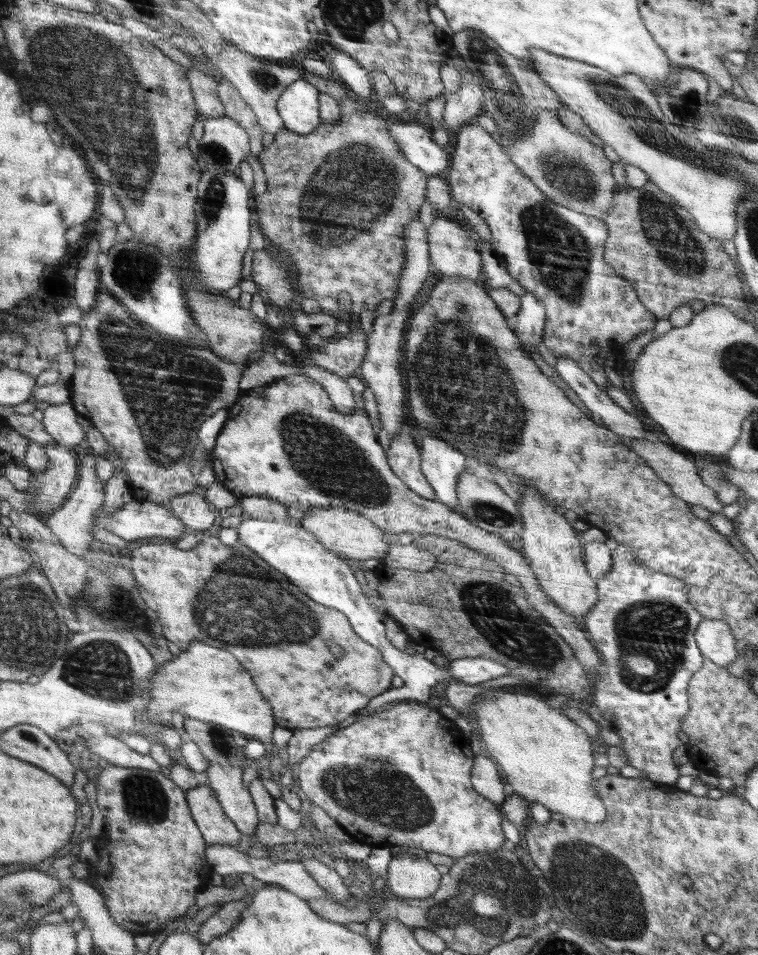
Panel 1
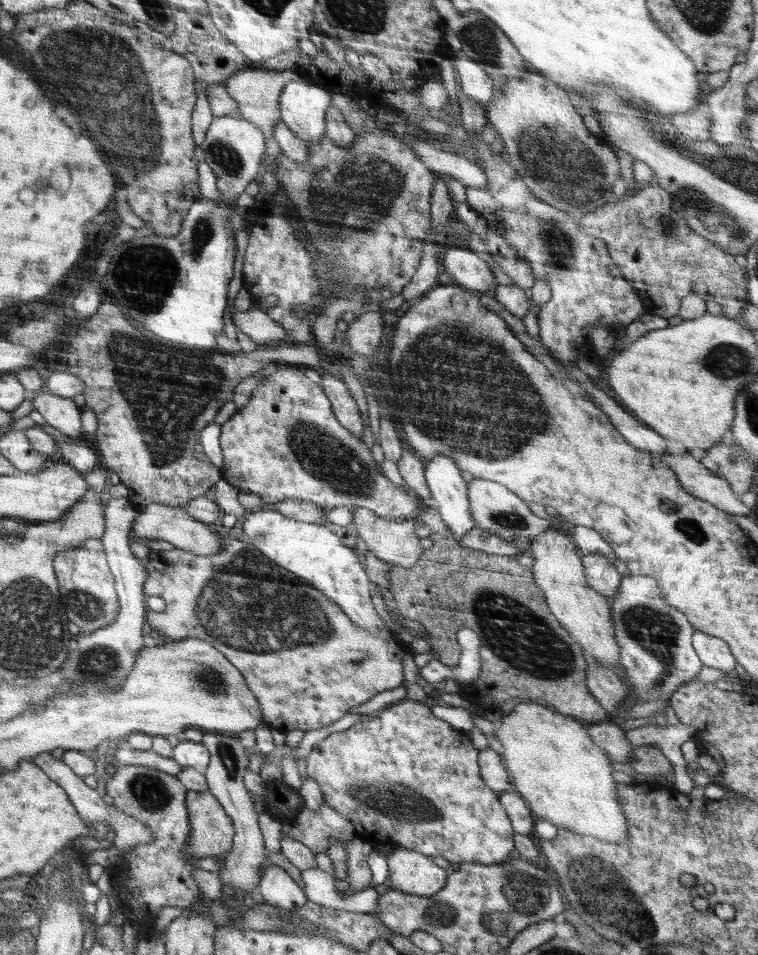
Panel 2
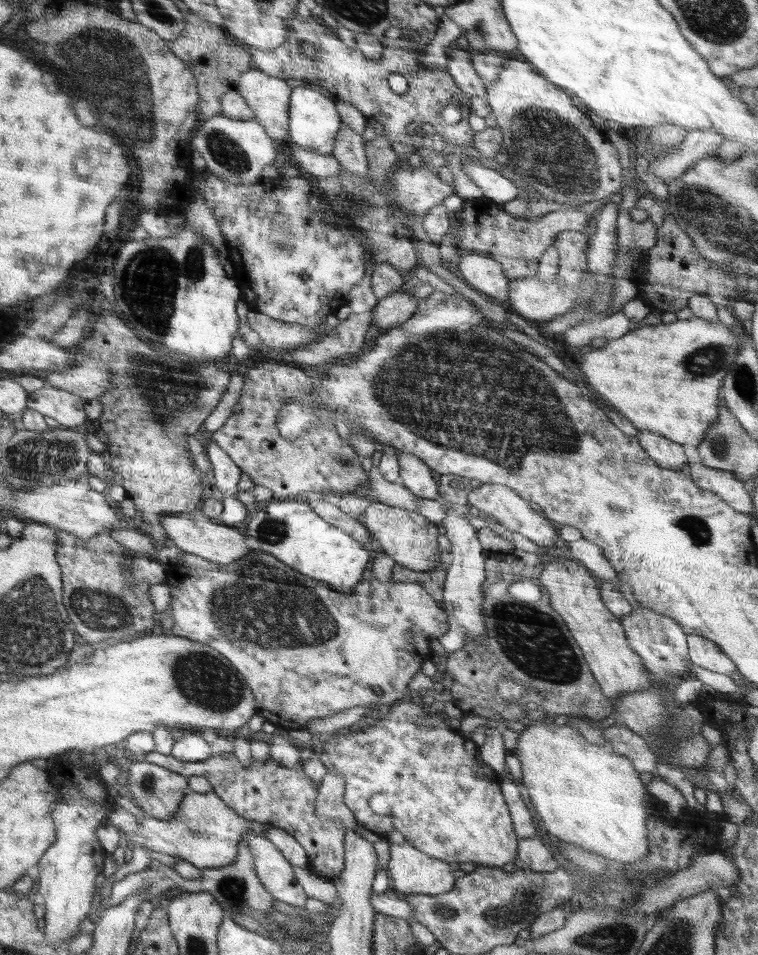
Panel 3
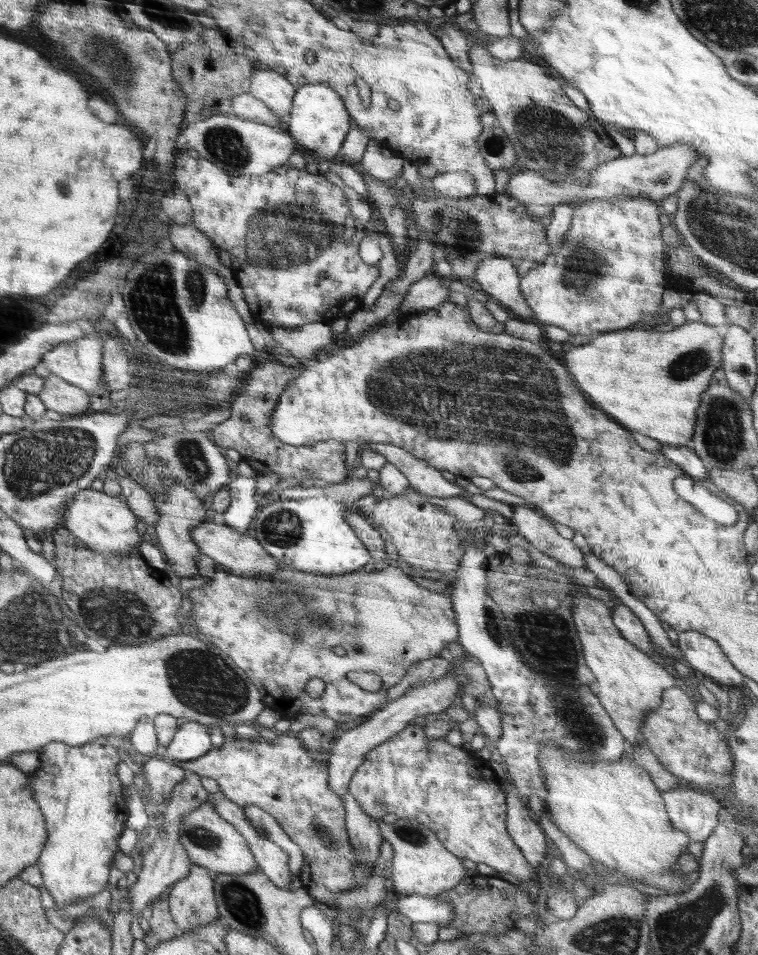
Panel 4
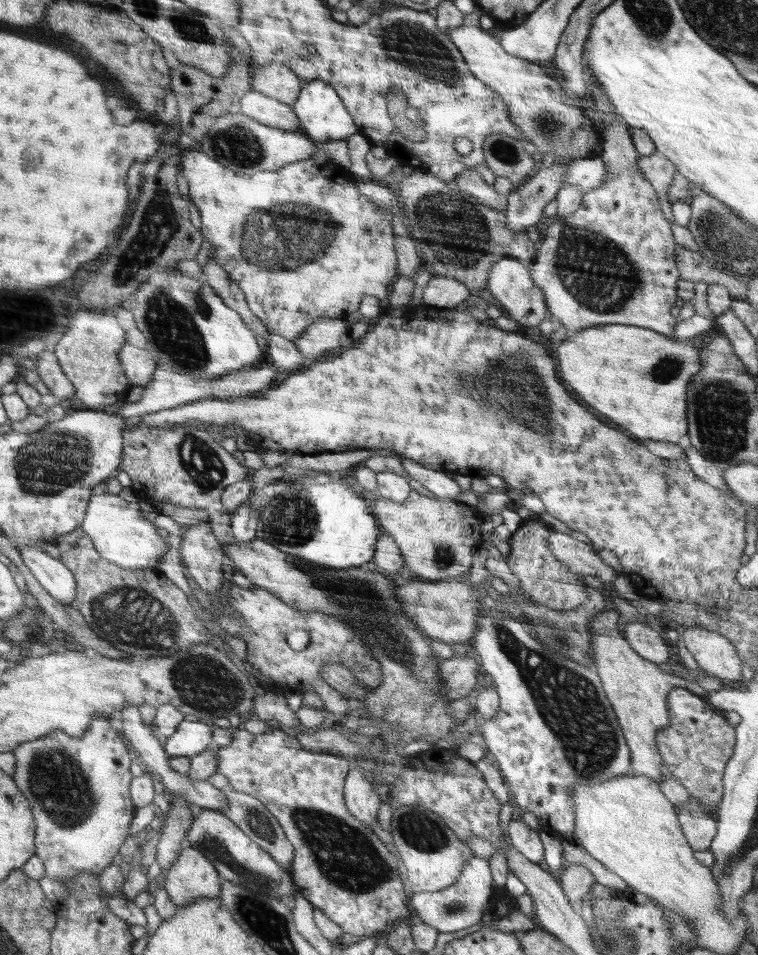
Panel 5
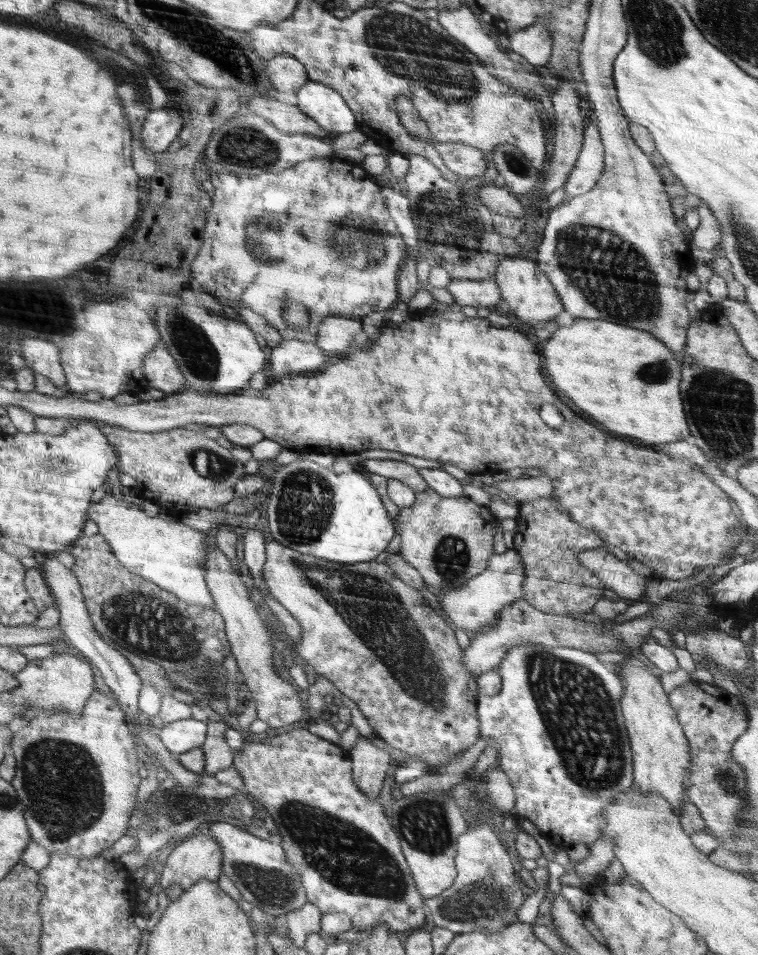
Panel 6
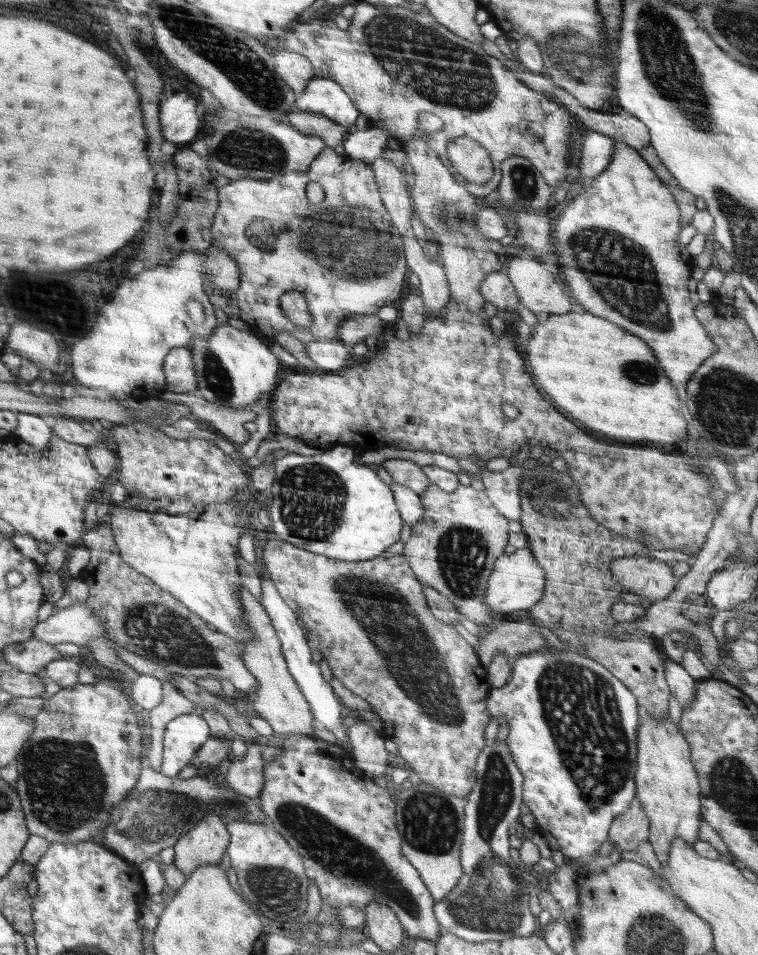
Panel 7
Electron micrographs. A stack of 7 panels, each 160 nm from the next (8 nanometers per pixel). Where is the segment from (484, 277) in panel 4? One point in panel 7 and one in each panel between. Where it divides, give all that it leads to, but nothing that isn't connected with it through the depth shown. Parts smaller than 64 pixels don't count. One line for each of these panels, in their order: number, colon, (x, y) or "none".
5: (509, 280)
6: (529, 293)
7: (537, 289)

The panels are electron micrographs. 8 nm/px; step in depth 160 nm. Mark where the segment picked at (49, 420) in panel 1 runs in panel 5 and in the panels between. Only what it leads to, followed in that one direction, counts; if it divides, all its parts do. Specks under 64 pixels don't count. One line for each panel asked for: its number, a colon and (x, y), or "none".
2: (61, 413)
3: (67, 409)
4: (57, 394)
5: (49, 371)

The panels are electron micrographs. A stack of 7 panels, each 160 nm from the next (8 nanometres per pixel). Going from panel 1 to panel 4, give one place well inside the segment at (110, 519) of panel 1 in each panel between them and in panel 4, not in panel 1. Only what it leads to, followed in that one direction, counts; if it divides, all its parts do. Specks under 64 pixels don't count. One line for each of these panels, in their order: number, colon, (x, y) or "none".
2: (160, 522)
3: (193, 532)
4: (239, 553)

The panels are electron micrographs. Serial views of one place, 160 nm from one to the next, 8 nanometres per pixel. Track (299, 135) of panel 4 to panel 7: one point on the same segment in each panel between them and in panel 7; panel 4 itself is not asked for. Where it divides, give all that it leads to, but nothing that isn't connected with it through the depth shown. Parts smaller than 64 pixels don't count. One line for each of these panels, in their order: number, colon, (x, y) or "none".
5: (322, 112)
6: (326, 106)
7: (323, 96)

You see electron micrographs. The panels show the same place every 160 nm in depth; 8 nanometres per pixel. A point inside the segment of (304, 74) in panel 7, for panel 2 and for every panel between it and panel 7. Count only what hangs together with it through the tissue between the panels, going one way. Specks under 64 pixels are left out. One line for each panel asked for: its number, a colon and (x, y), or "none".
2: (257, 91)
3: (269, 97)
4: (277, 92)
5: (277, 81)
6: (288, 75)

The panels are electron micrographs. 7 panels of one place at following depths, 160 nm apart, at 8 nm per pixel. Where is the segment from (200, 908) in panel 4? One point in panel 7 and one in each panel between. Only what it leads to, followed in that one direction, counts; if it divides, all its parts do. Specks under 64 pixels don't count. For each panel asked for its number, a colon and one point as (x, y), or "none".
5: (193, 876)
6: (200, 857)
7: (205, 844)

